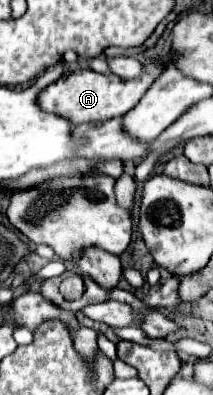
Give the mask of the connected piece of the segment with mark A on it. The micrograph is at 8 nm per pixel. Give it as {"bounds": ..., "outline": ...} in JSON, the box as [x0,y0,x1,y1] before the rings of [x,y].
{"bounds":[39,49,179,125],"outline":[[[165,49],[163,55],[143,63],[143,73],[135,79],[121,79],[117,75],[103,75],[103,73],[95,73],[91,69],[73,71],[67,77],[63,75],[59,81],[51,83],[43,91],[43,97],[39,97],[39,105],[43,105],[43,109],[47,109],[47,111],[59,113],[63,117],[71,117],[71,121],[75,121],[75,125],[89,123],[89,121],[107,121],[107,119],[113,119],[113,117],[123,117],[129,109],[133,109],[141,101],[145,91],[161,77],[161,73],[169,65],[173,65],[173,61],[177,57],[179,55],[173,49]]]}

